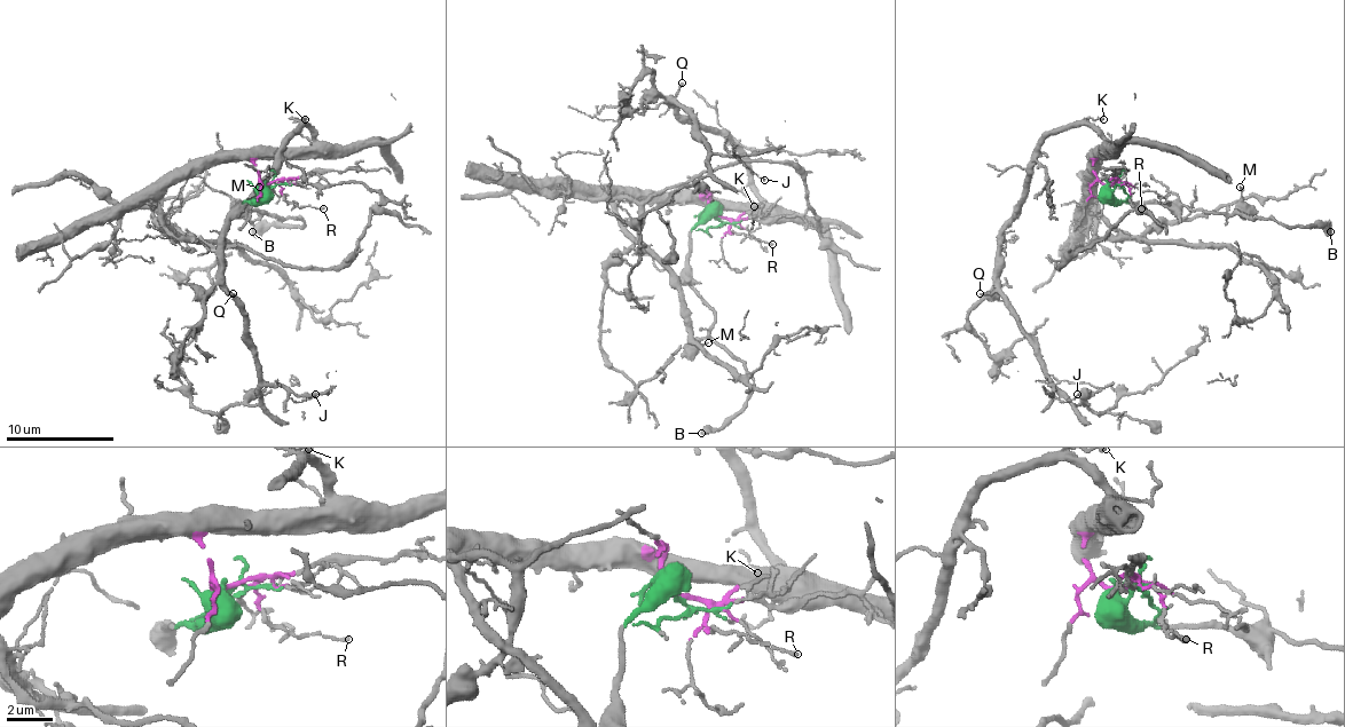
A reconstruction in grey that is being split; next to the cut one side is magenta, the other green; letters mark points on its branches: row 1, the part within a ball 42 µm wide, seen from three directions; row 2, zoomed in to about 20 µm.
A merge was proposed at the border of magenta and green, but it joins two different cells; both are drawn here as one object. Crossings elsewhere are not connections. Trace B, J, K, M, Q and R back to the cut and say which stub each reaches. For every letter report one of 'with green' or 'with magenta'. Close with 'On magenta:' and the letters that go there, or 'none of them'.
B: with green
J: with magenta
K: with magenta
M: with green
Q: with magenta
R: with magenta
On magenta: J, K, Q, R

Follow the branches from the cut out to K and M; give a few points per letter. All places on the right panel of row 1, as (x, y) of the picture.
K: (1109, 183), (1095, 175), (1093, 162), (1101, 153), (1103, 140), (1082, 121), (1103, 118)
M: (1109, 183), (1117, 199), (1185, 205), (1209, 213), (1226, 213), (1239, 205), (1239, 187)

